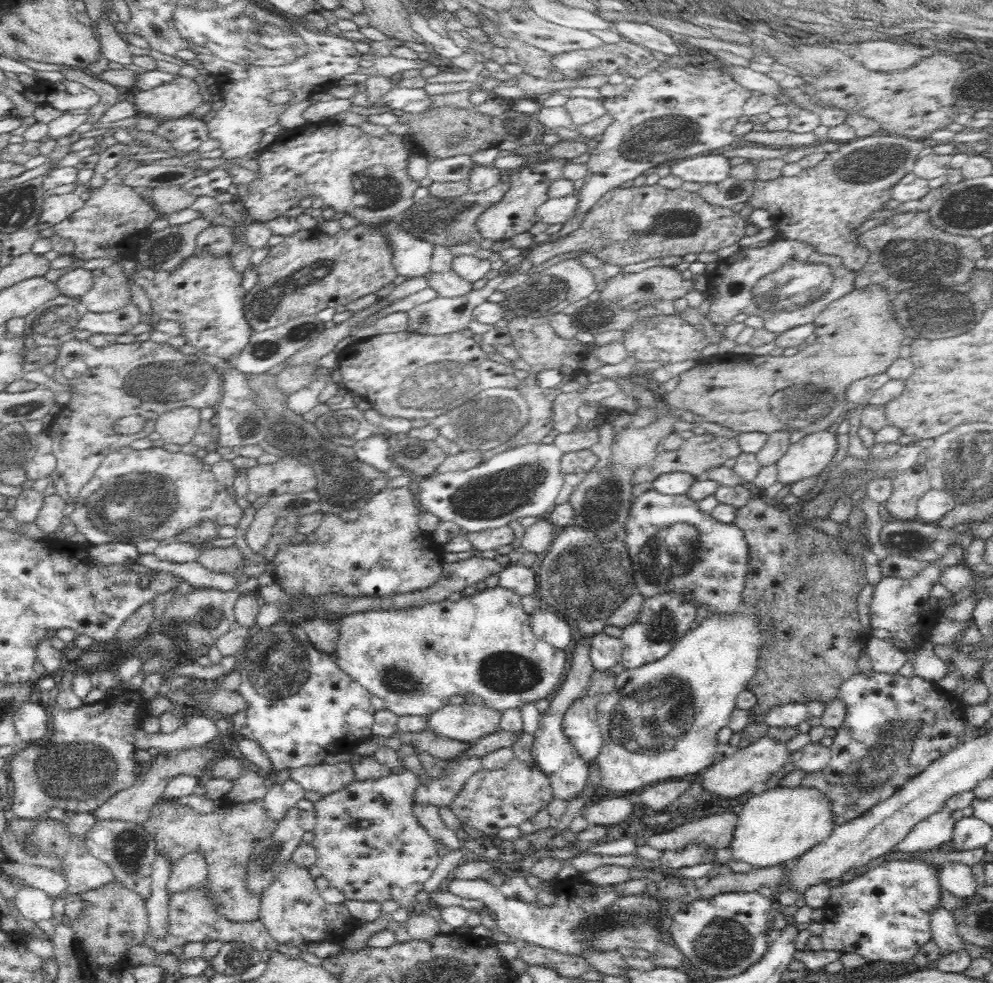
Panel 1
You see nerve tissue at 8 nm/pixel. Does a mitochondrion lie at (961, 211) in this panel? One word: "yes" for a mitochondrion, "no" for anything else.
yes

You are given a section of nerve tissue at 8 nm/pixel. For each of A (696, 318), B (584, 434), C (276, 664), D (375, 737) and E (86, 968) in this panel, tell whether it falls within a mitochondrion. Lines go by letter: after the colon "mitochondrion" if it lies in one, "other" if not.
A: other
B: other
C: mitochondrion
D: other
E: other

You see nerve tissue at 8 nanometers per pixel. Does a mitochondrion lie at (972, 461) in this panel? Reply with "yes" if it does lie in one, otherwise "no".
yes

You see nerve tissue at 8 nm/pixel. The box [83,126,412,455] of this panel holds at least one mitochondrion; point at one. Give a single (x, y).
(165, 376)

